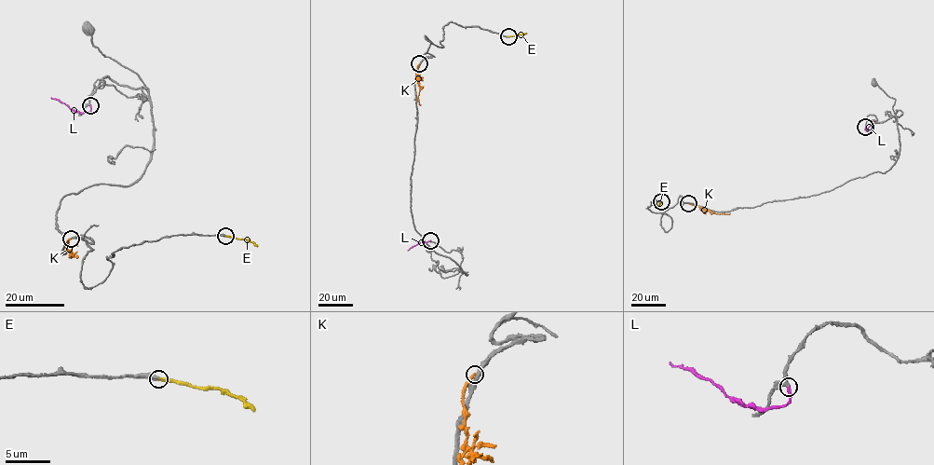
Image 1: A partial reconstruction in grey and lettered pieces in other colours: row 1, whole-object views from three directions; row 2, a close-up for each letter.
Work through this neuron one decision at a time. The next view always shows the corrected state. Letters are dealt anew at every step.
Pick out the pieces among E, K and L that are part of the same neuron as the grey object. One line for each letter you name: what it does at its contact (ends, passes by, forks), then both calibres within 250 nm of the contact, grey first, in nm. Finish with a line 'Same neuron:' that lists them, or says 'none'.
E: it ends | 420/280 nm
Same neuron: E

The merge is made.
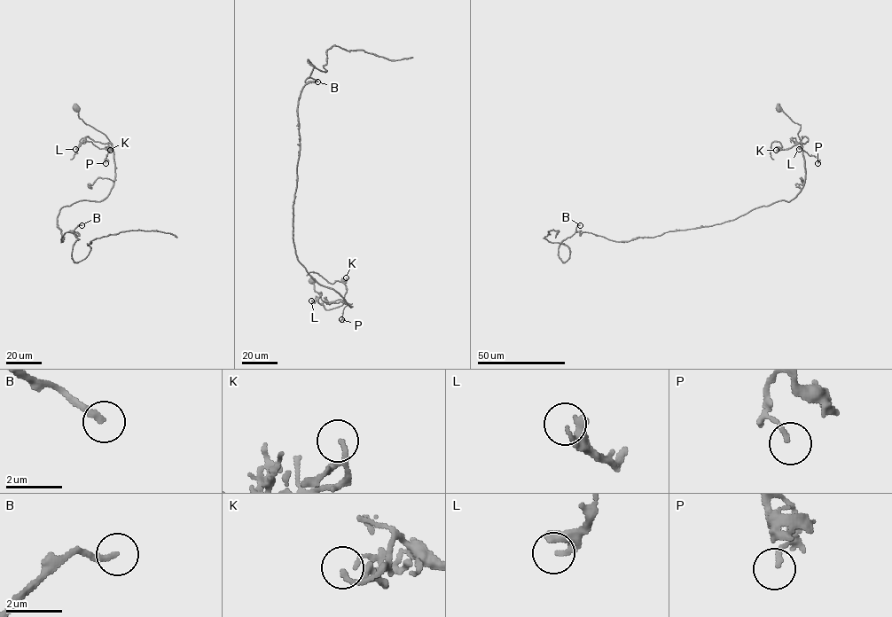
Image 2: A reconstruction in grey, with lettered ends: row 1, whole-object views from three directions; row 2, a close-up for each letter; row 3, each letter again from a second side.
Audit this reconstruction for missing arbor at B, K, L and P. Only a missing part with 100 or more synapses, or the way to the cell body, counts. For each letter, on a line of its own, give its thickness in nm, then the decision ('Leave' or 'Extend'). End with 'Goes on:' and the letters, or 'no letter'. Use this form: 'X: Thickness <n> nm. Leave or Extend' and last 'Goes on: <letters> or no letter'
B: Thickness 240 nm. Extend
K: Thickness 110 nm. Leave
L: Thickness 190 nm. Leave
P: Thickness 150 nm. Leave
Goes on: B

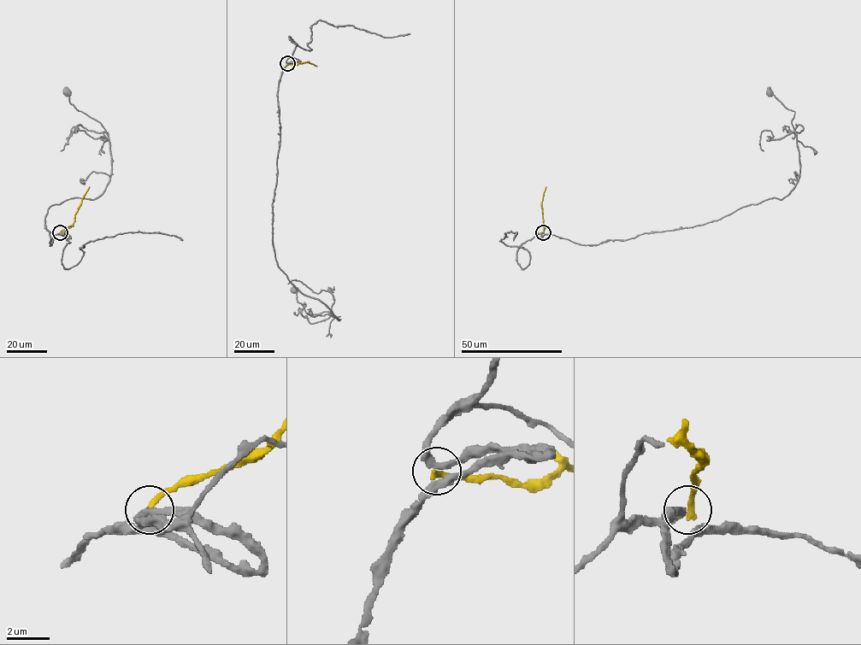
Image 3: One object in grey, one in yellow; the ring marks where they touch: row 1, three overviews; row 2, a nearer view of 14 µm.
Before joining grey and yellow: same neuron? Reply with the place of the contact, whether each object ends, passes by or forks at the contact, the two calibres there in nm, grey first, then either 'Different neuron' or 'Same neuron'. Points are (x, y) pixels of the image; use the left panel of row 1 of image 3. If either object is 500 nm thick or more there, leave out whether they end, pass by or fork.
Place: (60, 232). At the ring grey forks. At the ring yellow ends. Thickness 260 nm (grey) against 320 nm. Different neuron

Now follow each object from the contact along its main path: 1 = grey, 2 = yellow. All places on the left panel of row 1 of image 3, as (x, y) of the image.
1: (60, 232), (69, 237), (56, 235), (50, 244), (50, 207), (96, 199), (111, 176), (108, 132), (66, 93)
2: (60, 232), (73, 225), (89, 186)

